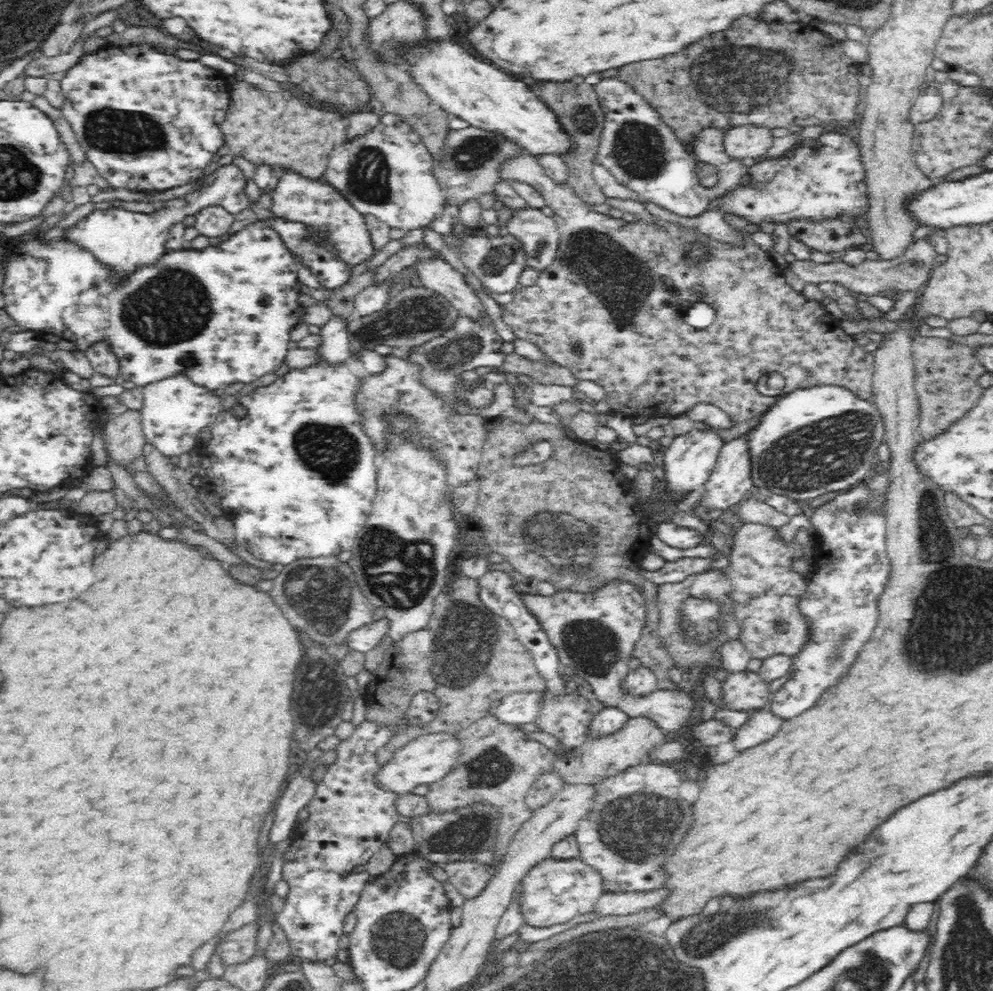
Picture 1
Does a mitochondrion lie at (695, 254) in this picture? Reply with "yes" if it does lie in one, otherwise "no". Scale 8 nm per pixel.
no

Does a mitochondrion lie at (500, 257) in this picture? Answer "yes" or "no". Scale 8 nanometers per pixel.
yes

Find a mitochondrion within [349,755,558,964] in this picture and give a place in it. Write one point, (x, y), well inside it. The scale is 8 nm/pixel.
(467, 836)

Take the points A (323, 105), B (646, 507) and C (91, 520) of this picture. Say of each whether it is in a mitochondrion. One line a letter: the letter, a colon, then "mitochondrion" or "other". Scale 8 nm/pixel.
A: other
B: other
C: other

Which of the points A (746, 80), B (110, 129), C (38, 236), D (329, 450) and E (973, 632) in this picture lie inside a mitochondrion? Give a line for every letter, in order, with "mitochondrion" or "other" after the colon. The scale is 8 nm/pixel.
A: mitochondrion
B: mitochondrion
C: other
D: mitochondrion
E: mitochondrion

